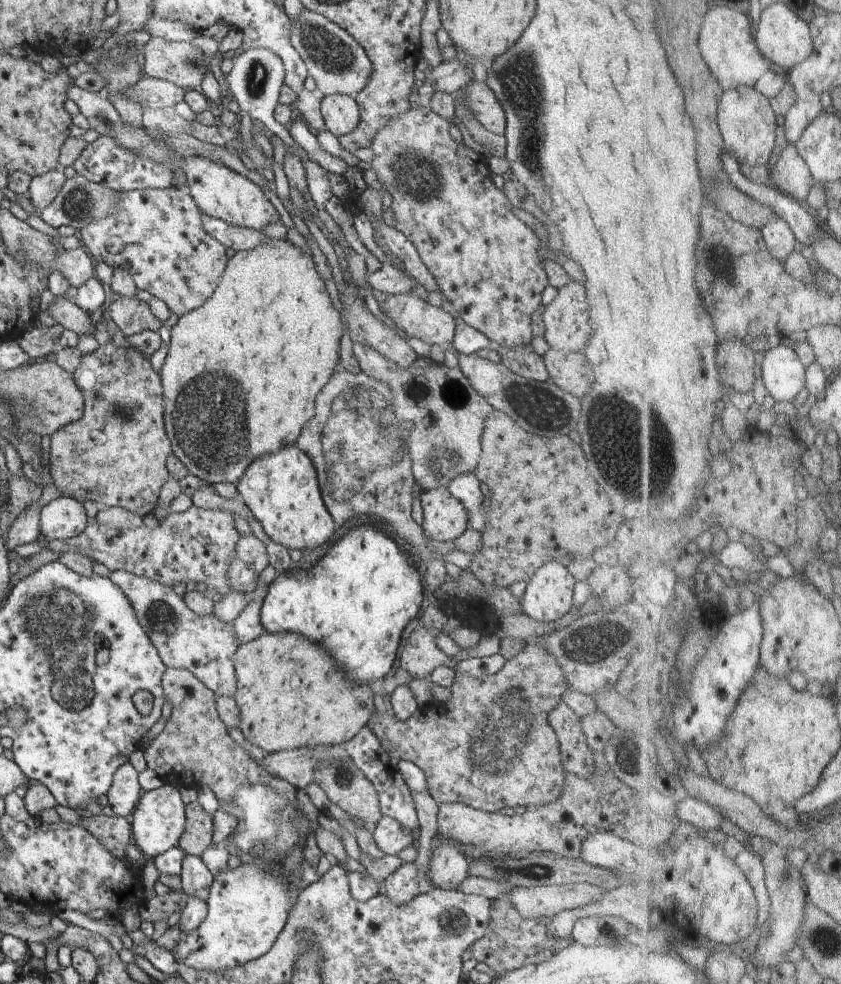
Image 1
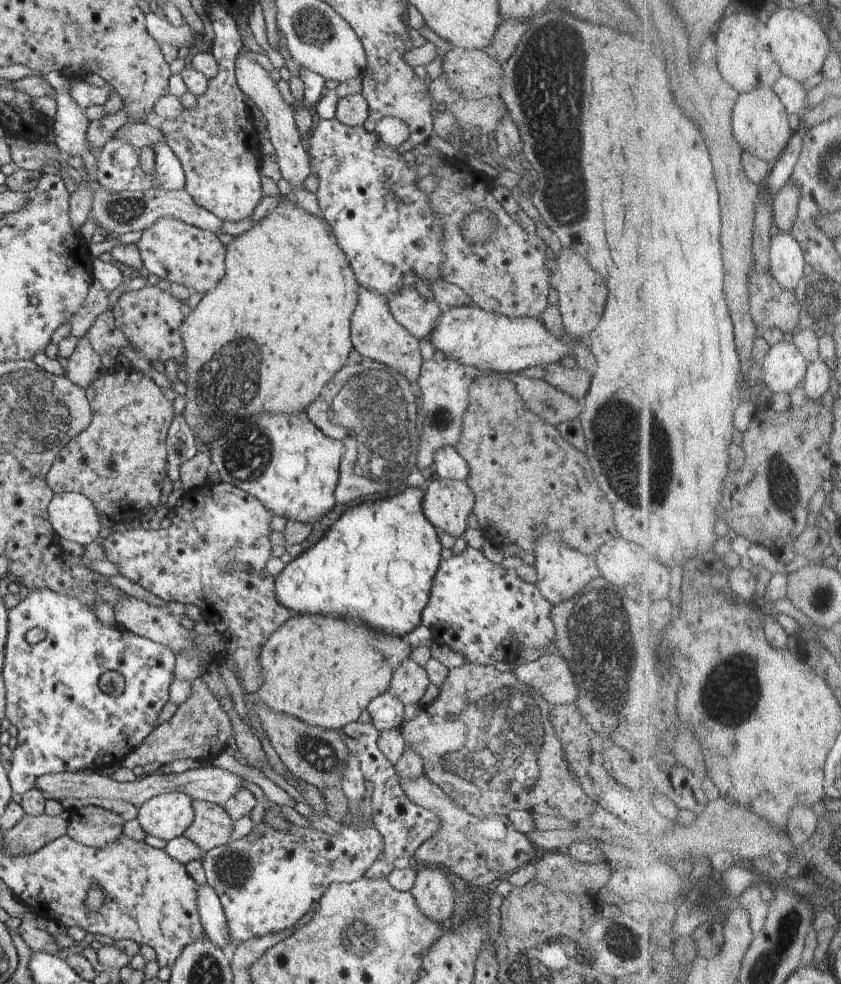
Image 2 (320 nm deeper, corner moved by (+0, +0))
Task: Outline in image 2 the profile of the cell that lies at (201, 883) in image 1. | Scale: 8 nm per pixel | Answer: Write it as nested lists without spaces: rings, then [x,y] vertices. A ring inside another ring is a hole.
[[[208,884],[197,888],[197,907],[206,936],[223,950],[228,951],[231,938],[227,918],[216,891]]]

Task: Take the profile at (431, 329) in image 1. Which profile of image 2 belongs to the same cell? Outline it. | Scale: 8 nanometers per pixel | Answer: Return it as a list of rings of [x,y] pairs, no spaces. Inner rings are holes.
[[[404,287],[388,296],[387,303],[396,322],[419,341],[432,332],[442,312],[436,300],[425,298],[412,287]]]

